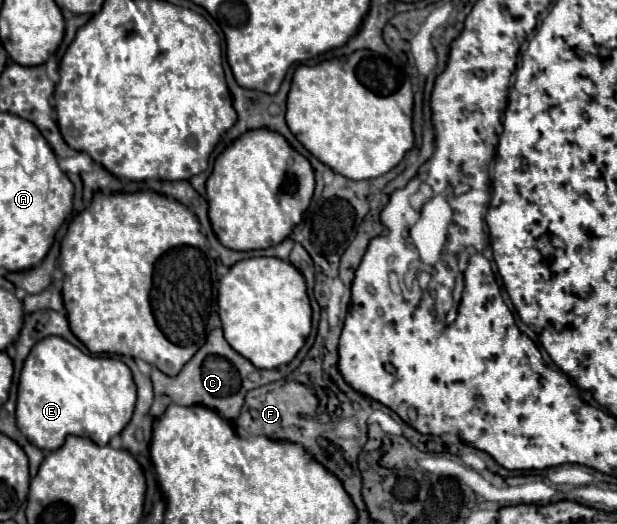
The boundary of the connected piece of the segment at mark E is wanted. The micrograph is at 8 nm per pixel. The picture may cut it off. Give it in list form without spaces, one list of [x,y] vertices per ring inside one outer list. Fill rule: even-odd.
[[[62,337],[36,343],[24,361],[18,383],[16,423],[22,435],[38,449],[54,451],[68,435],[88,437],[106,445],[132,419],[136,405],[136,383],[128,365],[120,359],[82,353]]]

